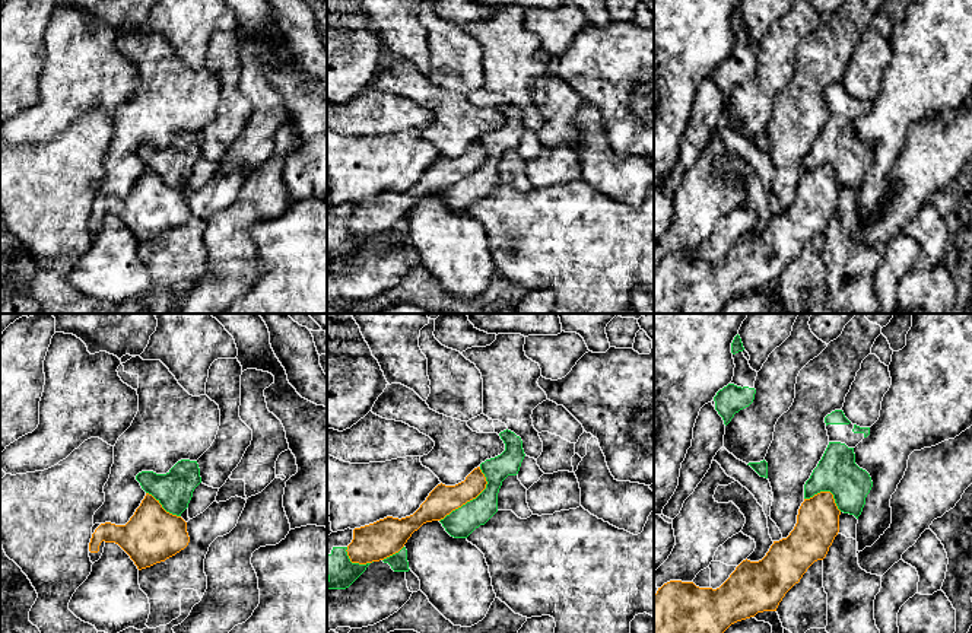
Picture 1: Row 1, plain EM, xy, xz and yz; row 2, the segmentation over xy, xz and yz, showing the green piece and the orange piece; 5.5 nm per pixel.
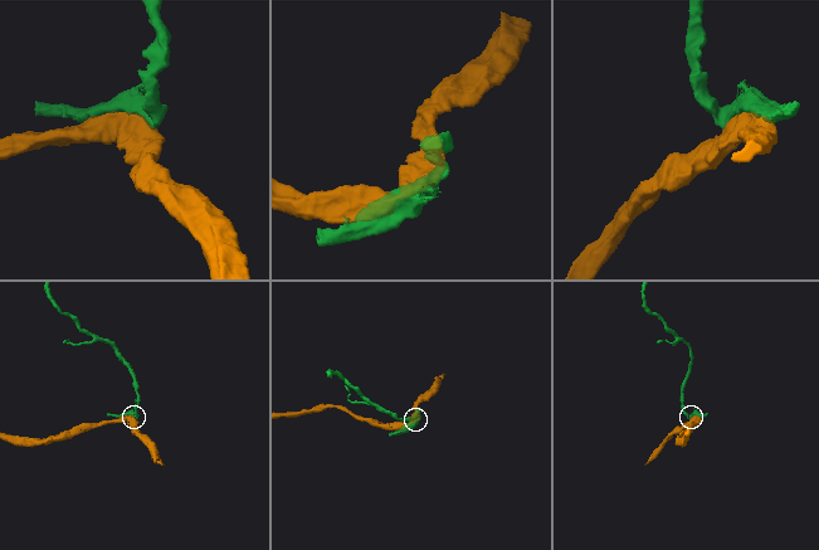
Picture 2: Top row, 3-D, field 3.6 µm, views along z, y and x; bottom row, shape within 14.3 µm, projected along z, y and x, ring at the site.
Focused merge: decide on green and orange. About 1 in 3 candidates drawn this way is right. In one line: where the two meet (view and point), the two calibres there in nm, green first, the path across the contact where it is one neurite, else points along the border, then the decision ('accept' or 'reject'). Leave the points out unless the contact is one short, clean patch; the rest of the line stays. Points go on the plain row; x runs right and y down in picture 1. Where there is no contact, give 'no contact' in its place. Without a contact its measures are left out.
xz (473, 172) | 160/160 nm | reject

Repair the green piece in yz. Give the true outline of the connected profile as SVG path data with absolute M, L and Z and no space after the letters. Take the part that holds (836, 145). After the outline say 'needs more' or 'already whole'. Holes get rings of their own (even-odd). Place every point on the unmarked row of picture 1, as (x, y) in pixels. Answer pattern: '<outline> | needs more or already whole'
M842 83L828 88L825 96L829 118L804 158L804 172L830 165L838 182L858 193L873 155L870 147L855 137L854 121L870 108L870 101L852 98Z | needs more

